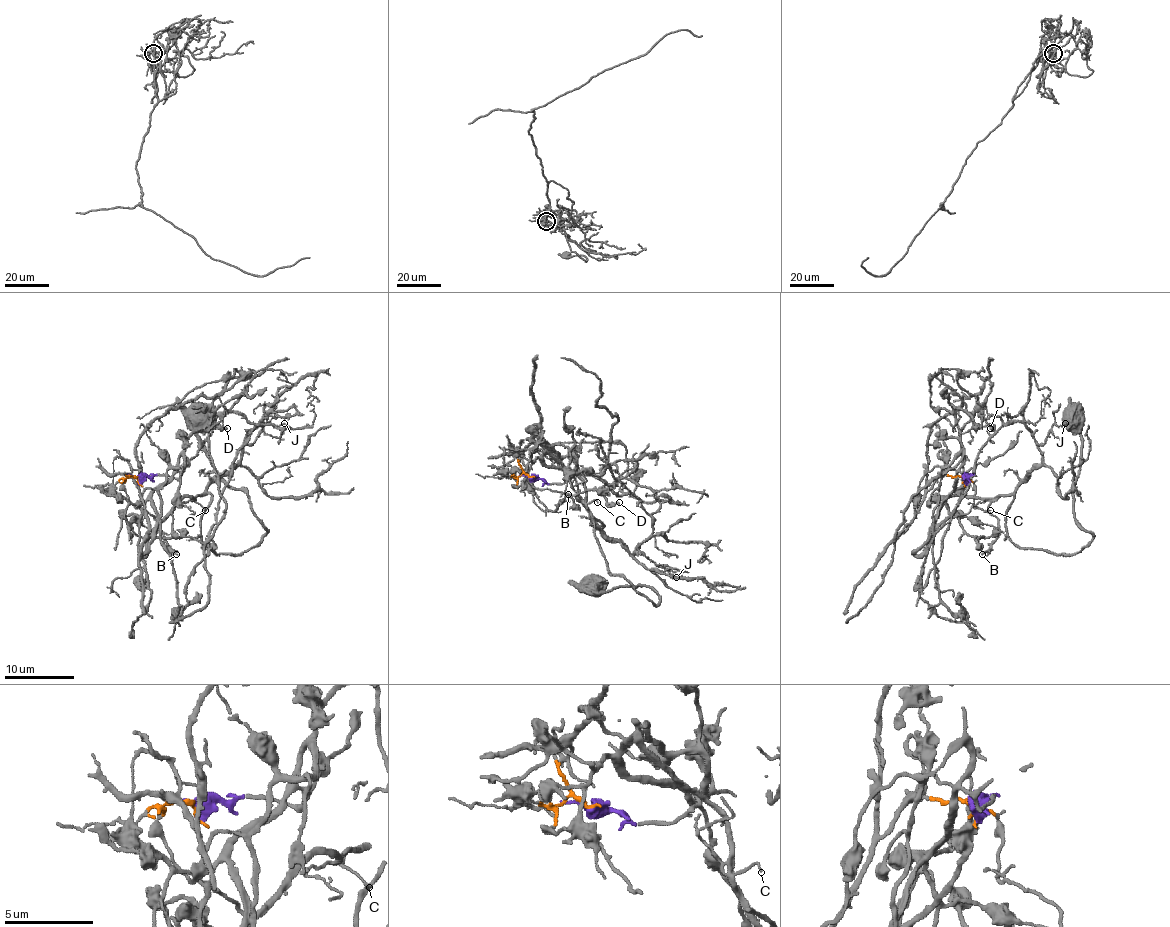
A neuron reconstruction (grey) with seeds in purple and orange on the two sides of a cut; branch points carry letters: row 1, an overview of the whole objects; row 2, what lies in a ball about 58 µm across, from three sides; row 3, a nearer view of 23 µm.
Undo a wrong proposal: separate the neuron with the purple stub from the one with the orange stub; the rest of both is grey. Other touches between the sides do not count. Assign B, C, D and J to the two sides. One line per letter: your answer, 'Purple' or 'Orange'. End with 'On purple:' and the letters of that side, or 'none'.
B: Orange
C: Purple
D: Purple
J: Purple
On purple: C, D, J

